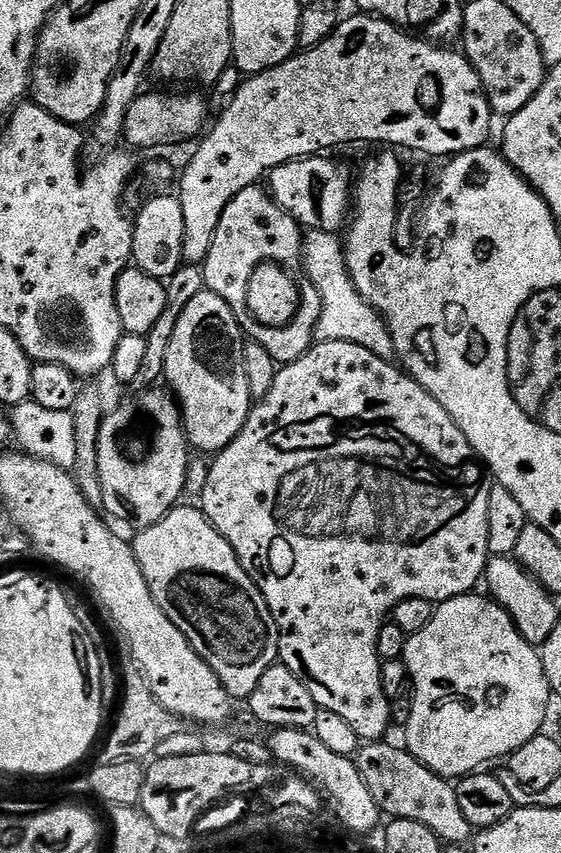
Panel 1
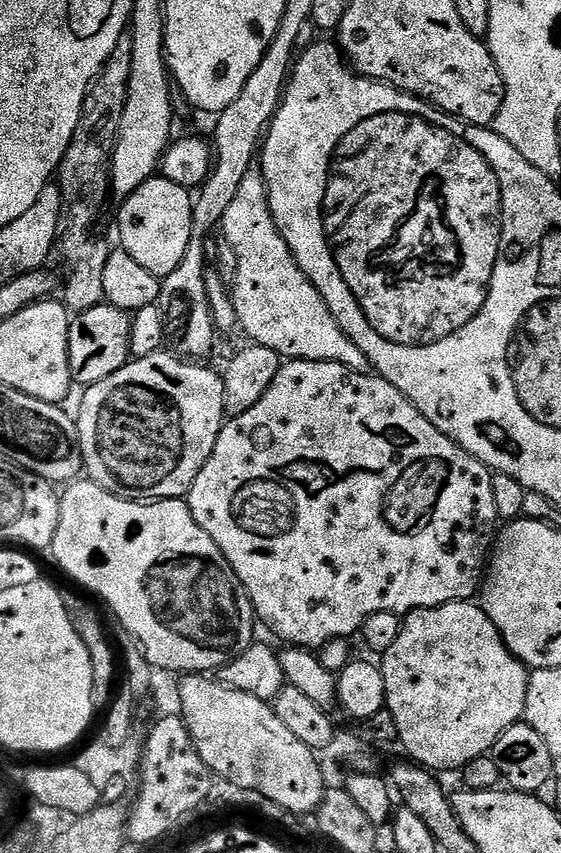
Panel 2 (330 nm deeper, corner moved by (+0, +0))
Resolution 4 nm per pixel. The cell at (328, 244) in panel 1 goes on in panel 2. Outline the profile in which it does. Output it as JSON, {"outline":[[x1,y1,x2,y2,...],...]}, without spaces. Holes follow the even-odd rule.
{"outline":[[253,166,242,181,241,189,234,197,234,202,226,209,222,223,223,239,234,248,238,258,238,272,230,291,234,310,238,314,239,331,249,336,252,344,261,344,274,350,281,358,288,360,313,360,314,362,338,362,355,372,371,373,373,371,370,358,354,346,354,342,338,326,334,314,326,306,322,294,306,278,306,274,298,266,294,254,288,249,286,238,278,230,268,205,268,187,264,181,264,173]]}

